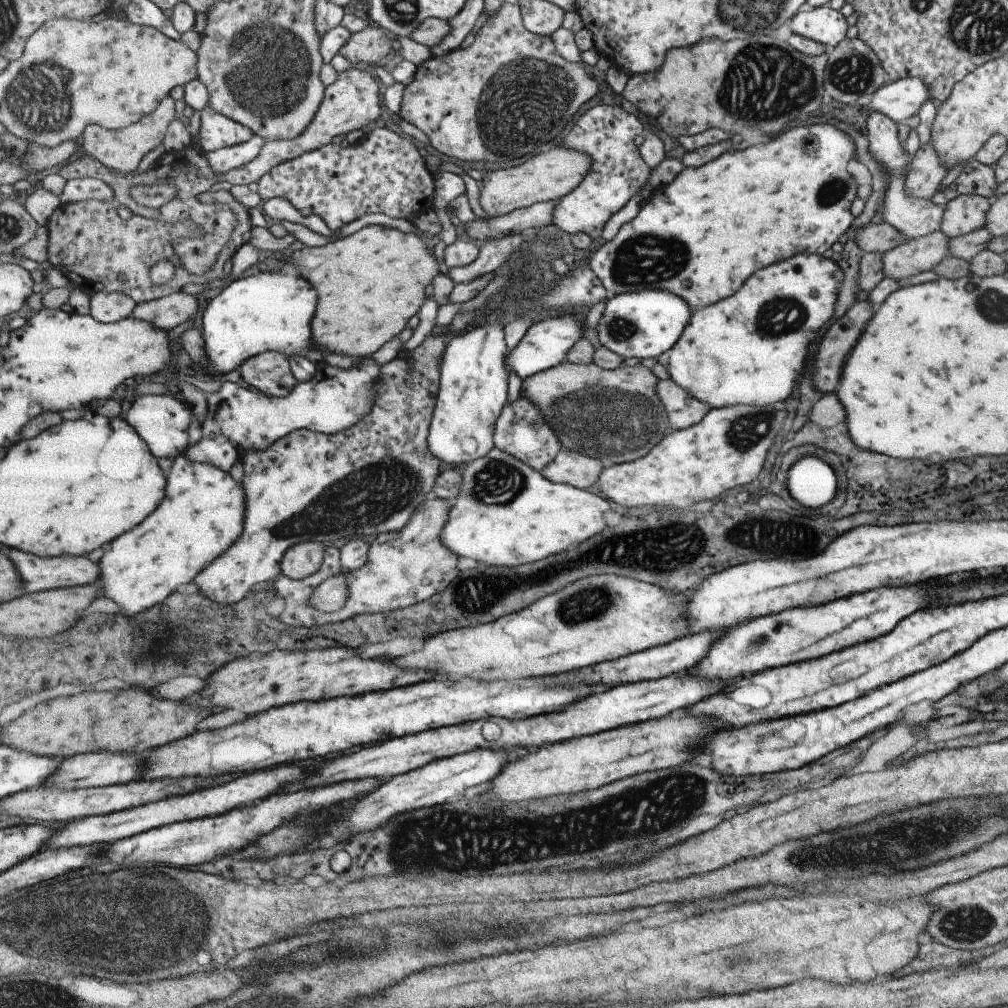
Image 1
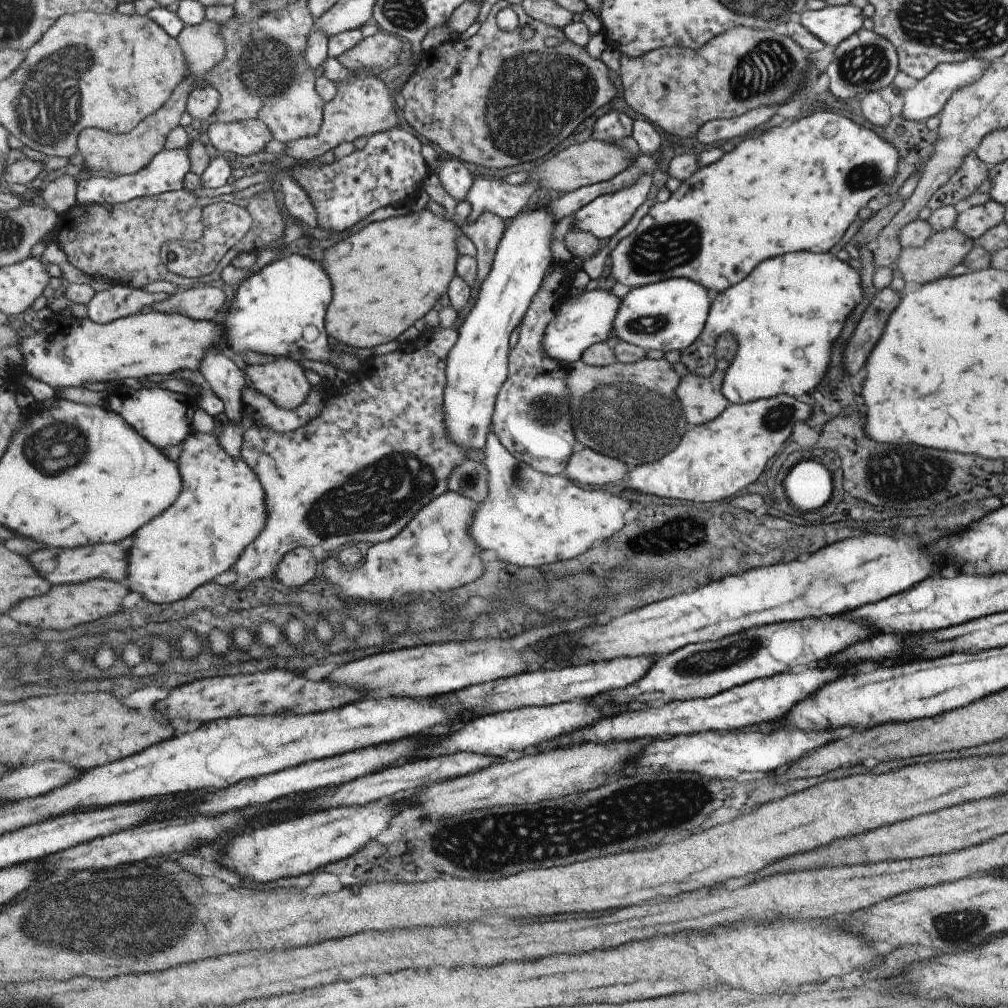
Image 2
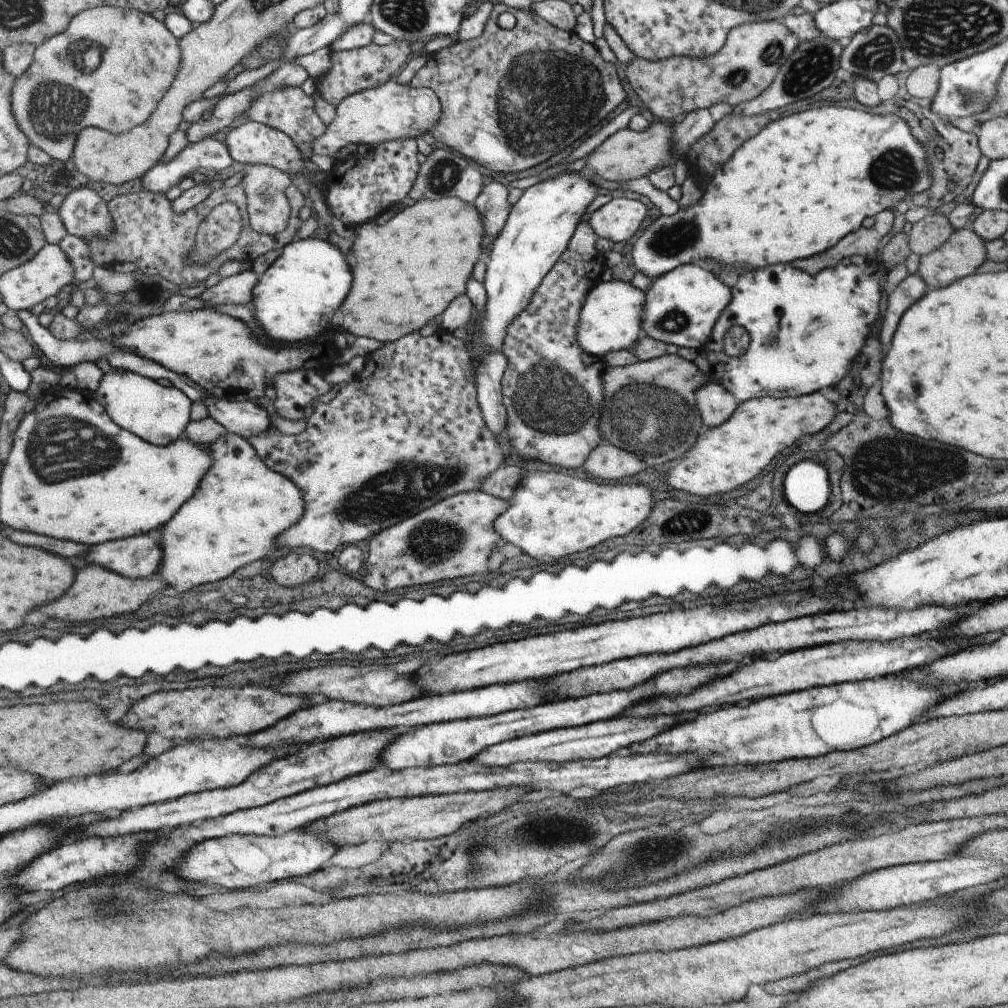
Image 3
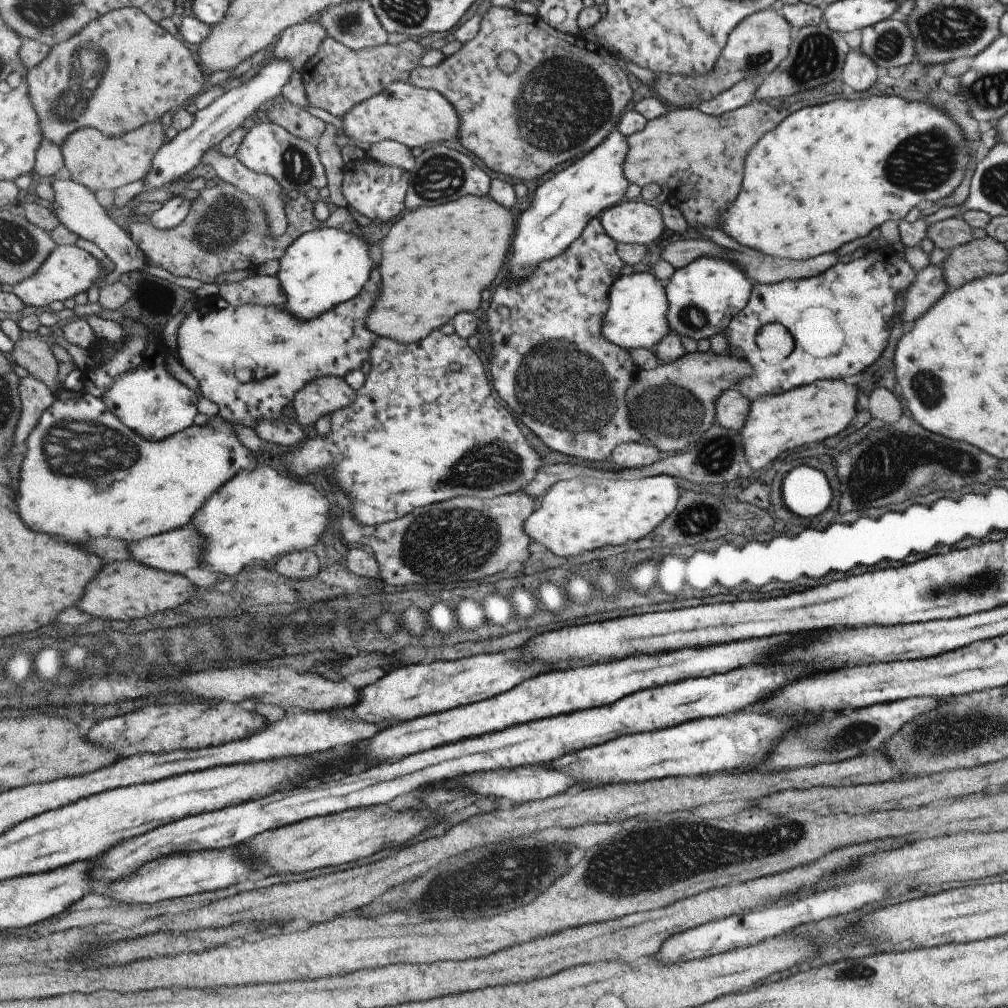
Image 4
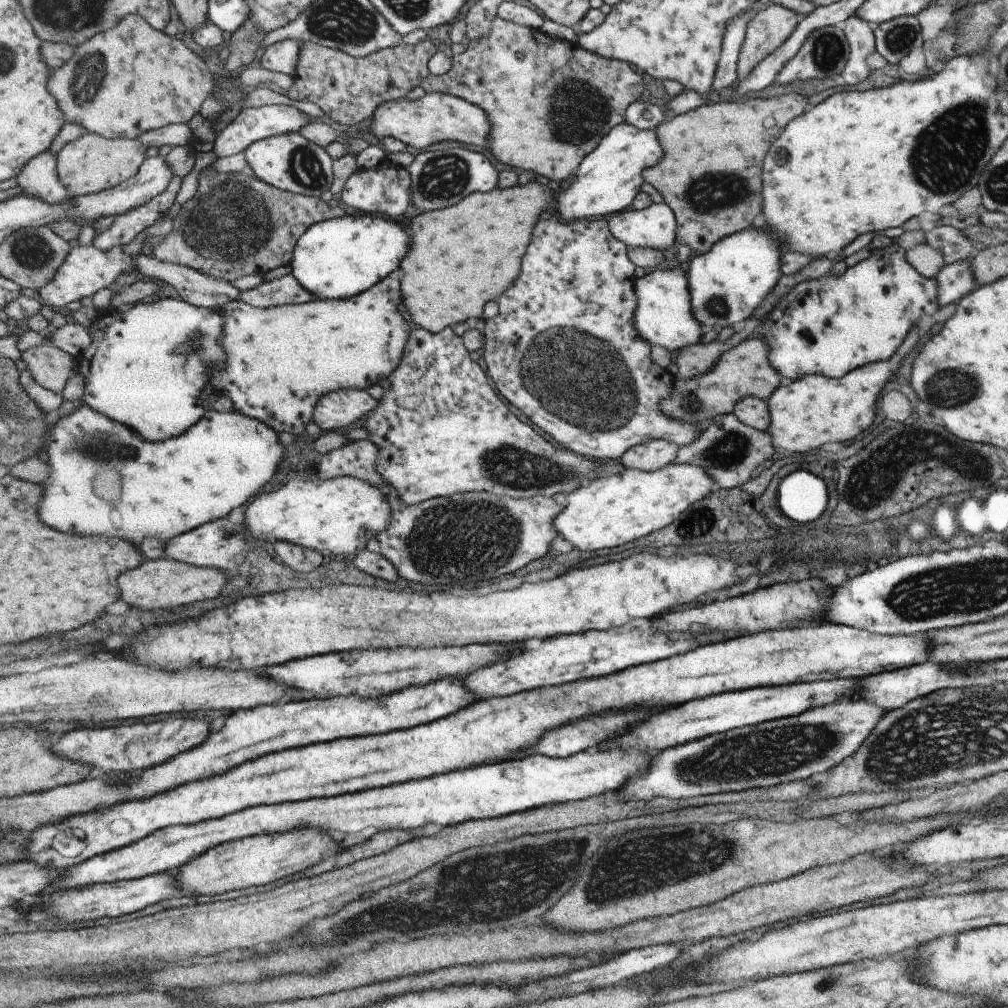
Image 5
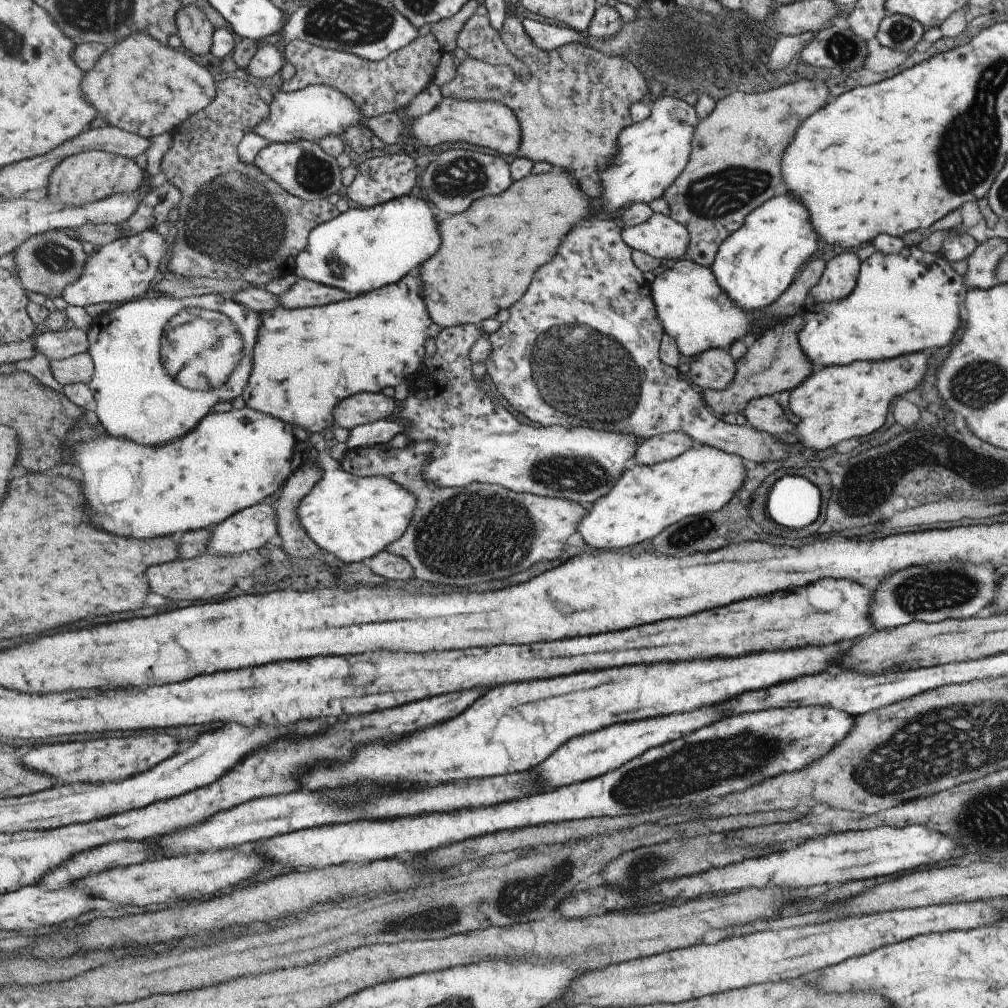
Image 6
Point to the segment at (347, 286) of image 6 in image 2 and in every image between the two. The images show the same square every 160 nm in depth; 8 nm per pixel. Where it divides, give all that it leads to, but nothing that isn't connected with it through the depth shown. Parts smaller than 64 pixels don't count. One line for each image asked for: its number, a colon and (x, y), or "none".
2: (280, 310)
3: (297, 296)
4: (324, 267)
5: (338, 258)

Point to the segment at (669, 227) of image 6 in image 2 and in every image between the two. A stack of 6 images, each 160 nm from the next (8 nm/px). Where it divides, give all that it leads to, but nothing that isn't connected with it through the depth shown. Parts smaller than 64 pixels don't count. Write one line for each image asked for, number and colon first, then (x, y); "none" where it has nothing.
2: (602, 217)
3: (618, 219)
4: (627, 222)
5: (654, 226)

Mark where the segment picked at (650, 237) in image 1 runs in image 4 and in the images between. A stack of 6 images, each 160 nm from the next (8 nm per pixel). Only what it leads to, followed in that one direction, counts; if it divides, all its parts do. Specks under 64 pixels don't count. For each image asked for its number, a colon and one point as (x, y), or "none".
2: (798, 187)
3: (806, 180)
4: (828, 174)

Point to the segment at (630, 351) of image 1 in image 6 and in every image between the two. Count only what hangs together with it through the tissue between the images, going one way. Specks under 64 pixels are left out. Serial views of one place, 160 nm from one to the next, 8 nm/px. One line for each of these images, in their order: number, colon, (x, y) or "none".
2: (666, 315)
3: (682, 305)
4: (703, 296)
5: (725, 284)
6: (753, 265)

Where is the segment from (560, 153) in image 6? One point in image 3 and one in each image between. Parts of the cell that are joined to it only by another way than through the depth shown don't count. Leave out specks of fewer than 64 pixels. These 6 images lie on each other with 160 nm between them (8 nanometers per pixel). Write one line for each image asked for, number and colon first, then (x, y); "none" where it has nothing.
3: (488, 85)
4: (578, 89)
5: (550, 102)

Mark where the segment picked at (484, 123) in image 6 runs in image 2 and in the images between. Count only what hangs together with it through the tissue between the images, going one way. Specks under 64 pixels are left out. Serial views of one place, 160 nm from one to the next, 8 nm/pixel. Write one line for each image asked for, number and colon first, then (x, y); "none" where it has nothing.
2: (364, 106)
3: (392, 111)
4: (413, 116)
5: (436, 117)

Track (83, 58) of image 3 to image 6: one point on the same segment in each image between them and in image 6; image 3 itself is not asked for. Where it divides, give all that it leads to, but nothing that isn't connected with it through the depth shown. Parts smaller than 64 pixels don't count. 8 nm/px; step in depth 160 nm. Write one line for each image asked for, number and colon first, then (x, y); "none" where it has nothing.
4: (148, 72)
5: (131, 79)
6: (143, 86)

